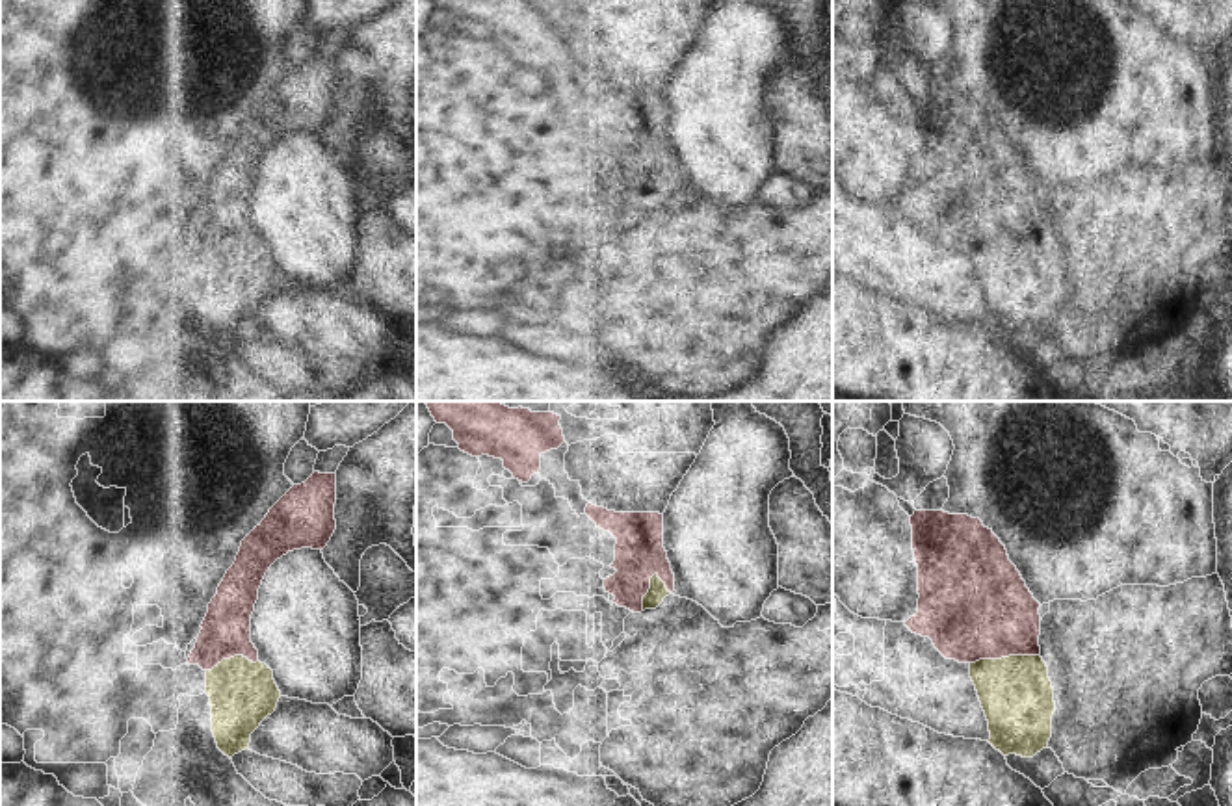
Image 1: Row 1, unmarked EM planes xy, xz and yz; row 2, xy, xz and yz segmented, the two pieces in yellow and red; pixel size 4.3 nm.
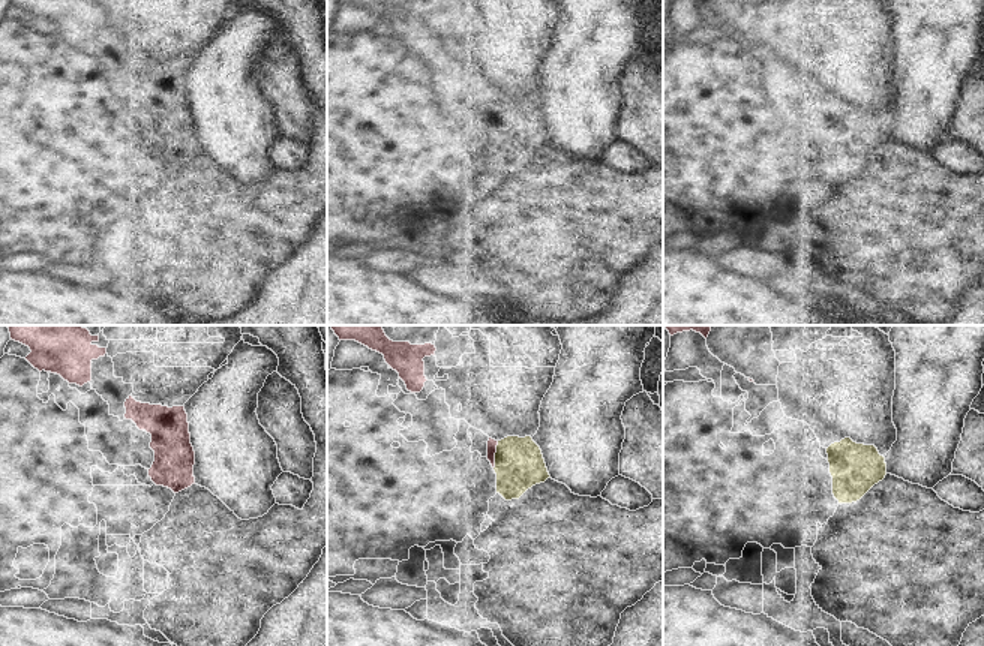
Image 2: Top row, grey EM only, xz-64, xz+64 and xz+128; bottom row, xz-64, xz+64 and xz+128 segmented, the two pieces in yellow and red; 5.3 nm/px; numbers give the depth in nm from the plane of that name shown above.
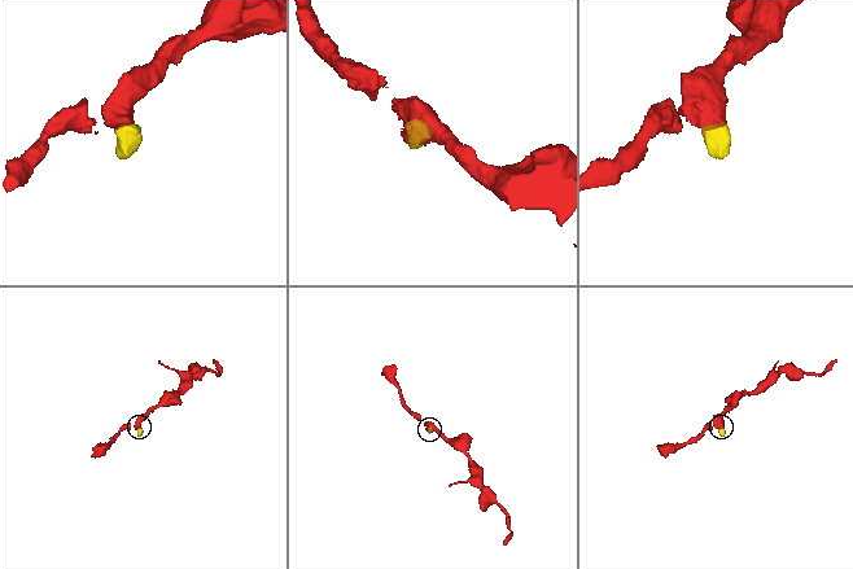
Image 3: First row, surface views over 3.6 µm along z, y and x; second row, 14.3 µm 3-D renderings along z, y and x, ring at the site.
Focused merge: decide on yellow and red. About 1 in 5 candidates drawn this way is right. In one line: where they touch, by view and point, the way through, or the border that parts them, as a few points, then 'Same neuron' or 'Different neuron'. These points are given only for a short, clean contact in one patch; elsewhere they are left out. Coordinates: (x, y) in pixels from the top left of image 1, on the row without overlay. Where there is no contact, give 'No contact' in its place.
Touches yellow at yz (1004, 242). Path across: yz (1017, 281), (1004, 242), (996, 214), (976, 192). Same neuron

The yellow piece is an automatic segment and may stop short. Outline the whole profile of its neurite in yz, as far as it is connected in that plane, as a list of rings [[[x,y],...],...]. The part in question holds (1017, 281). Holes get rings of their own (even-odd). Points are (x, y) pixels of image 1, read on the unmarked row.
[[[914,95],[911,100],[912,134],[918,149],[918,197],[905,210],[929,221],[946,241],[970,249],[981,292],[989,305],[989,327],[1003,340],[1033,342],[1048,331],[1052,299],[1055,295],[1054,271],[1048,251],[1041,241],[1041,188],[1033,182],[1016,150],[1009,145],[1005,130],[979,102],[940,95]]]

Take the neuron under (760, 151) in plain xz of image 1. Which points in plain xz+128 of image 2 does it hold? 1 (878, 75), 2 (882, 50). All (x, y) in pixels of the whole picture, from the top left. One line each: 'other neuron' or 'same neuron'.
1: other neuron
2: other neuron

